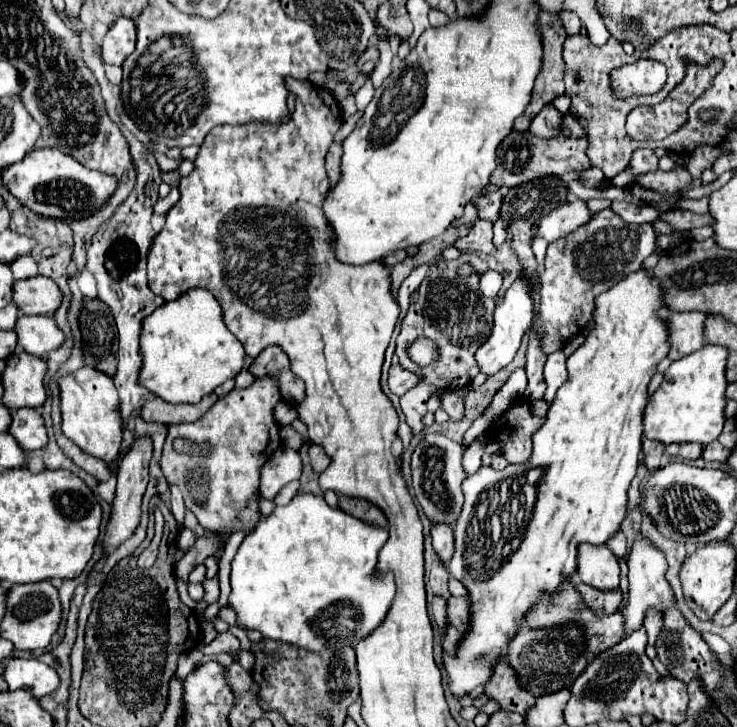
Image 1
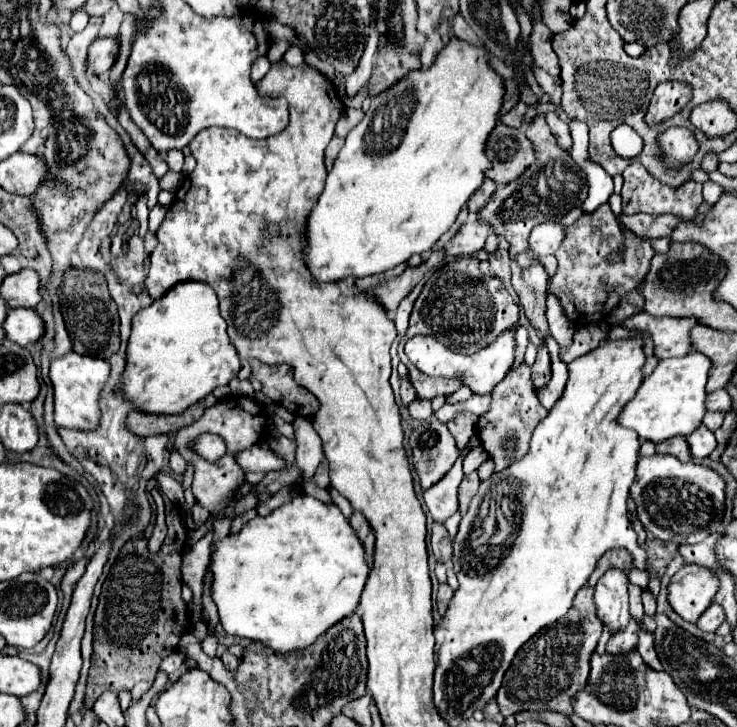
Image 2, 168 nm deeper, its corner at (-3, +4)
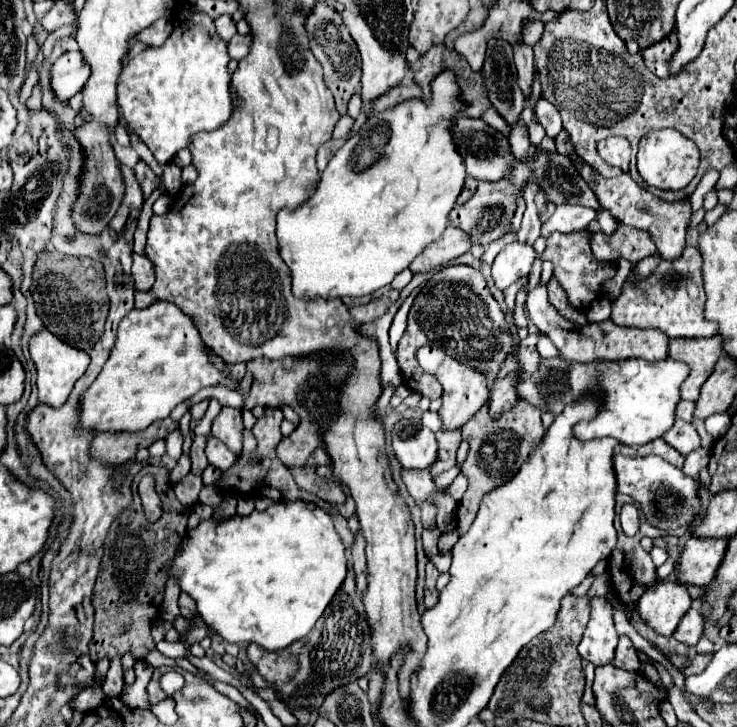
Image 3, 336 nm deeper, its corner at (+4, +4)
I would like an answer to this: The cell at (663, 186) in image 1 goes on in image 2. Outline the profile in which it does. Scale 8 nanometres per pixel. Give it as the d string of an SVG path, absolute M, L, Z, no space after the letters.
M629 164L623 172L623 190L621 190L621 198L623 198L623 214L637 214L637 212L645 212L645 214L673 214L673 212L681 212L681 214L673 214L677 216L681 222L693 222L693 218L697 216L697 208L703 204L703 196L701 196L701 184L697 182L687 182L687 186L681 188L667 188L663 186L659 180L651 178L651 174L643 168L643 164Z

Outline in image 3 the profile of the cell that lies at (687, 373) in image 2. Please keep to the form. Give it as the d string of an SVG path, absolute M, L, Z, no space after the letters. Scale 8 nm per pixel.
M562 358L542 360L538 372L524 378L518 386L520 398L540 406L540 410L552 410L560 414L562 408L574 402L578 396L590 390L604 392L604 410L590 422L574 426L574 434L580 440L592 438L616 438L628 446L648 444L672 428L676 420L676 406L680 402L680 386L688 378L688 366L672 358L660 362L644 362L640 358L628 358L620 362L594 362L580 364Z

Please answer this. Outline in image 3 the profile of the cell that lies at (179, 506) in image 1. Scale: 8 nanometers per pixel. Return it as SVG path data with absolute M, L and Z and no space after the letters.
M180 430L170 432L164 440L166 440L166 454L172 460L178 460L182 456L182 434L180 434Z

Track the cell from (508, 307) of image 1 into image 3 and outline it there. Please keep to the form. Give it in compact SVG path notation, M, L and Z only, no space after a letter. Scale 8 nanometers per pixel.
M430 346L418 348L416 360L418 360L420 368L426 374L436 376L444 388L442 408L438 410L444 430L454 430L454 428L464 426L470 420L470 416L476 414L486 404L488 394L490 394L490 384L488 384L488 378L484 378L484 374L480 374L480 370L472 370L472 366L464 366L462 362L456 362L456 358L444 354L438 348L430 348Z

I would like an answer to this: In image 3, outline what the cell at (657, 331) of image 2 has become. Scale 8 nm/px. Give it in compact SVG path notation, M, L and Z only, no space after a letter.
M536 286L528 298L526 298L526 310L530 322L538 326L540 332L544 332L560 350L560 356L568 362L600 362L600 360L626 360L626 358L642 358L648 362L666 360L668 358L668 336L660 334L658 330L640 330L634 326L616 326L610 318L604 322L594 322L588 326L578 326L568 320L564 320L556 308L548 302L546 286Z

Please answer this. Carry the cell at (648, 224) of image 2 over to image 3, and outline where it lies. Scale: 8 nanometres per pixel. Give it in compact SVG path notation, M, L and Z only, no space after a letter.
M620 224L614 234L606 236L602 232L594 232L592 236L592 252L596 260L610 262L618 256L626 258L628 262L636 264L642 258L656 254L656 246L652 246L652 238L644 234L644 230L636 230L630 226Z

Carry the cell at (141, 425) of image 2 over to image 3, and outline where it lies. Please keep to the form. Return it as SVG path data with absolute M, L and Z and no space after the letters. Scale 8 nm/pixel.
M164 418L140 432L98 432L94 436L92 454L104 458L108 464L120 464L130 460L138 450L148 448L154 440L168 436L172 430L178 430L178 422Z

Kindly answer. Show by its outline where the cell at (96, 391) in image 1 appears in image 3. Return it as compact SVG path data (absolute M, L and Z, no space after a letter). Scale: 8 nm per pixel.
M48 330L36 334L30 340L30 356L32 356L32 360L36 364L36 372L38 372L36 384L38 384L40 402L48 404L48 406L56 406L56 408L60 408L68 400L68 394L72 392L76 380L86 372L86 368L90 364L90 356L84 350L76 350L76 348L68 346L66 342L62 342Z

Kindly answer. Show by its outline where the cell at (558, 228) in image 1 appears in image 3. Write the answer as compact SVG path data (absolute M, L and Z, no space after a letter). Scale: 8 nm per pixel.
M512 242L506 246L492 264L492 278L500 290L506 290L520 278L524 278L536 260L536 250L530 244Z

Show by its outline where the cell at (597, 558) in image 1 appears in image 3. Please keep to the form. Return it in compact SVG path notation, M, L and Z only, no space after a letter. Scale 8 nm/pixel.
M594 596L590 600L592 612L578 652L584 660L594 662L594 666L608 664L614 656L614 648L618 644L618 632L614 628L614 608L606 598Z

